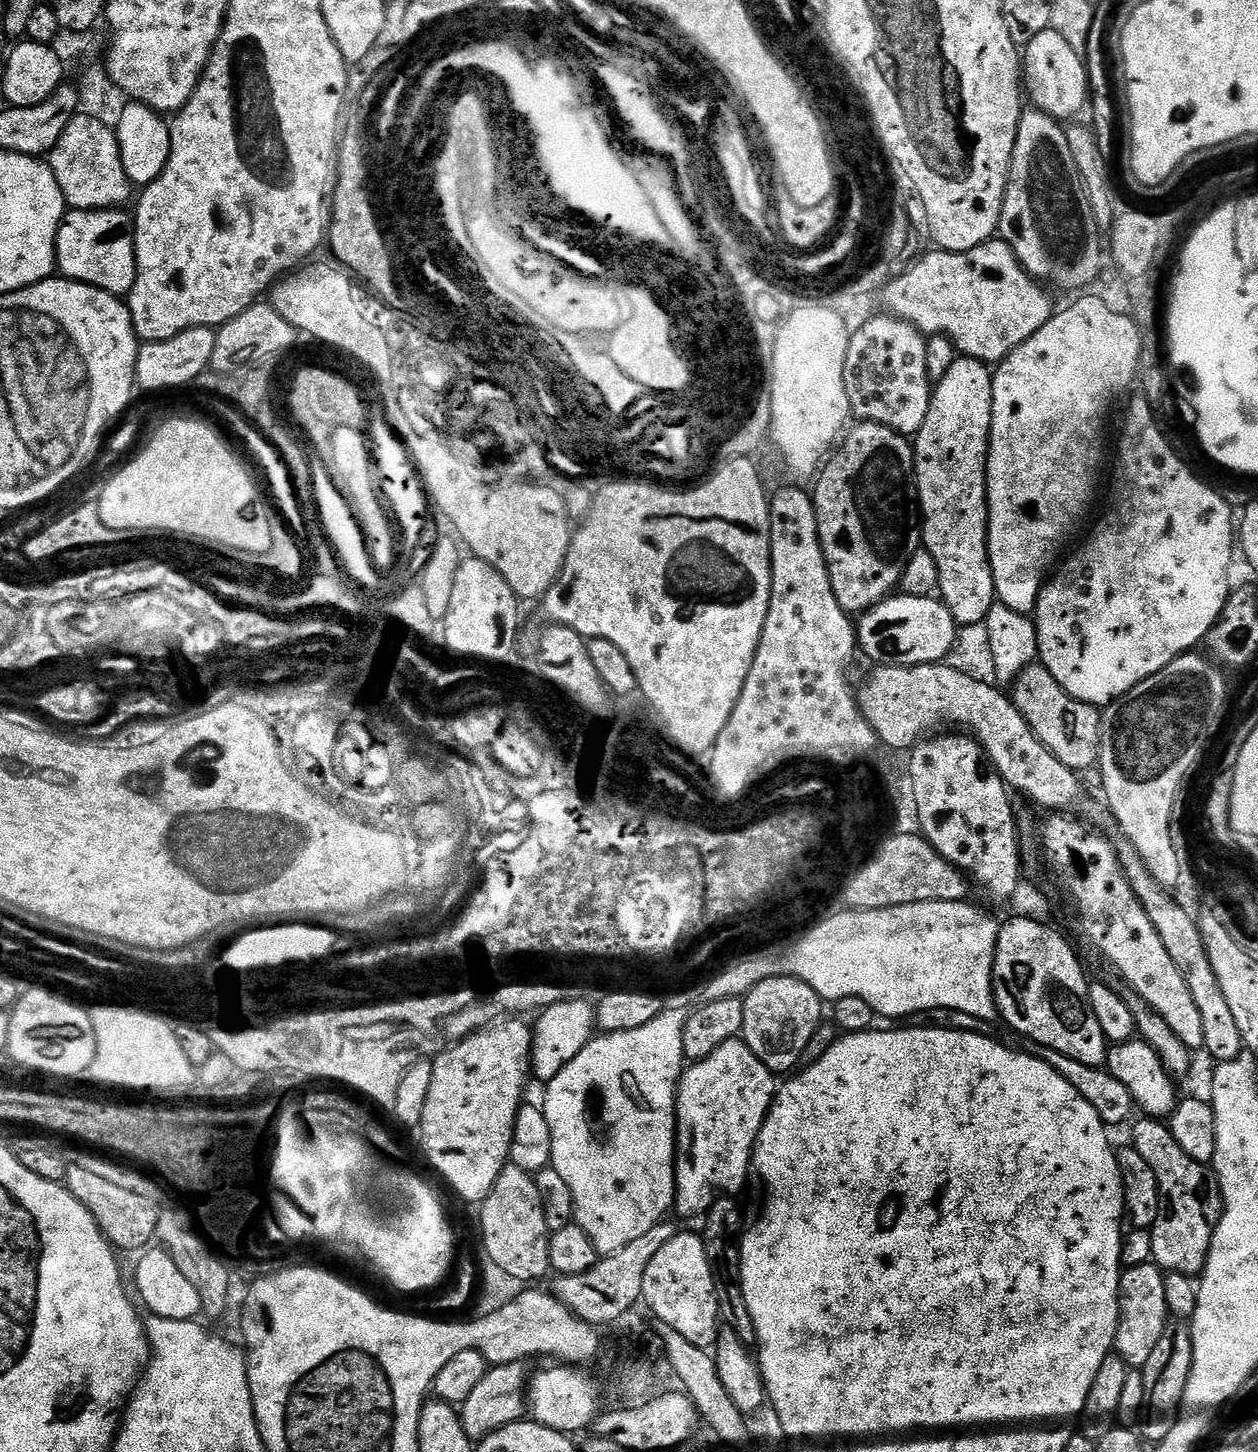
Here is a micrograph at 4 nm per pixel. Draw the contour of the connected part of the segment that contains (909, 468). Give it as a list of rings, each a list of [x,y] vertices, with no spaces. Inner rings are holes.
[[[860,422],[855,426],[857,428],[843,437],[842,443],[815,477],[814,503],[816,532],[820,535],[834,598],[838,598],[845,612],[863,614],[875,604],[887,600],[901,587],[906,566],[915,552],[922,548],[922,517],[916,495],[913,445],[900,433],[881,424]]]

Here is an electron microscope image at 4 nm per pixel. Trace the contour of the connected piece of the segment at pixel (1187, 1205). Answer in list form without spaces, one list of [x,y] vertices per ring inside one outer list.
[[[1140,1118],[1140,1121],[1138,1120],[1131,1125],[1133,1128],[1130,1144],[1138,1150],[1138,1154],[1142,1154],[1142,1158],[1146,1158],[1146,1162],[1150,1162],[1150,1170],[1154,1170],[1154,1178],[1158,1178],[1160,1187],[1160,1213],[1150,1230],[1153,1242],[1151,1259],[1156,1267],[1165,1273],[1176,1273],[1191,1278],[1199,1277],[1203,1273],[1205,1262],[1208,1261],[1208,1251],[1217,1232],[1216,1227],[1220,1216],[1224,1212],[1224,1194],[1220,1191],[1220,1182],[1207,1163],[1190,1158],[1190,1154],[1186,1154],[1186,1150],[1178,1146],[1171,1127],[1163,1119]]]

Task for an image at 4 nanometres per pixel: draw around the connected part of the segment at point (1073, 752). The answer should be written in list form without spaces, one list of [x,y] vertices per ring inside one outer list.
[[[1033,662],[1012,681],[1010,699],[1024,715],[1034,735],[1051,750],[1058,762],[1070,766],[1077,774],[1083,773],[1083,768],[1097,767],[1100,759],[1099,707],[1075,700],[1066,694],[1066,690],[1054,682],[1054,674],[1050,674],[1050,670],[1046,670],[1039,662]]]

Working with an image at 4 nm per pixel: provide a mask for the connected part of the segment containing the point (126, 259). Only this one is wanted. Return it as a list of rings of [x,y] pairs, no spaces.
[[[123,207],[65,211],[56,239],[56,266],[61,277],[89,284],[111,296],[127,297],[136,277],[134,220]]]

